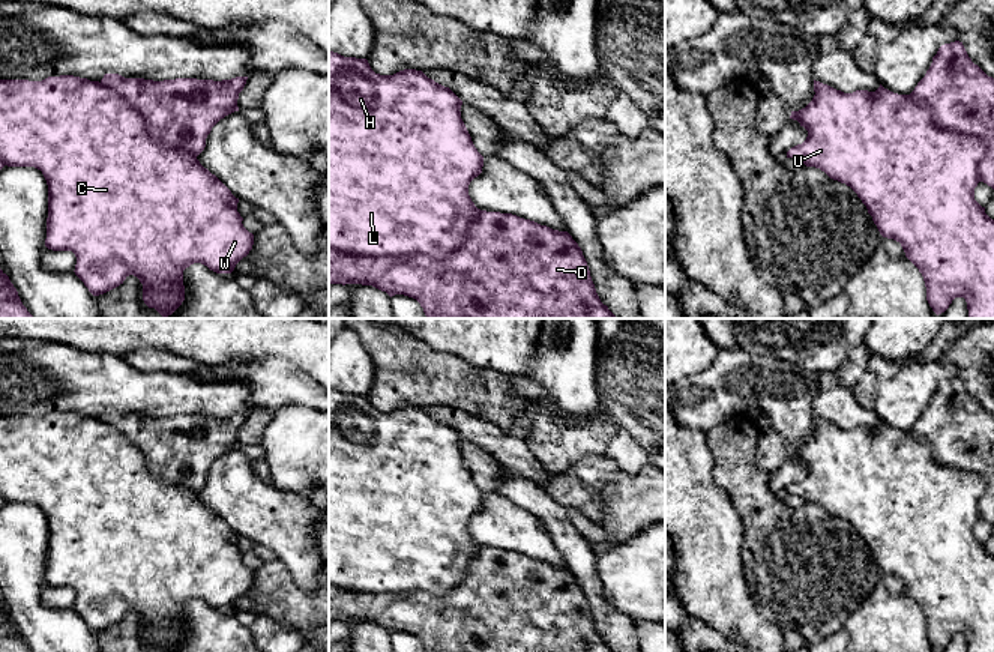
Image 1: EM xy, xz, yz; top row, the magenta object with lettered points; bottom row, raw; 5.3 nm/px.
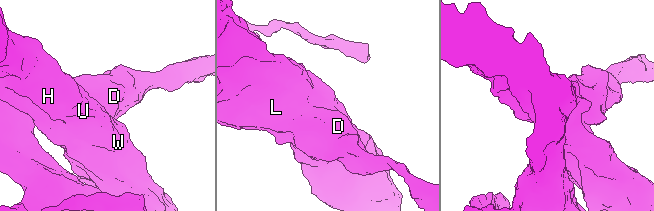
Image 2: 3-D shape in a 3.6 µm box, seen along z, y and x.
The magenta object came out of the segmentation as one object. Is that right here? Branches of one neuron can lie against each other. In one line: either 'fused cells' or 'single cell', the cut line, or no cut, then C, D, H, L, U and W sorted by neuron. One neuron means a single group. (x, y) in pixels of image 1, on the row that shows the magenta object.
fused cells; cut xz (481, 211), (464, 241), (440, 257), (356, 256), (329, 247); groups C H L U W / D

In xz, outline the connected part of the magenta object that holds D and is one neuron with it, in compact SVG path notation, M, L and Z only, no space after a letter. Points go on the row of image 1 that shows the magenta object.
M480 210L464 243L449 255L356 255L329 248L329 284L362 284L416 299L426 318L619 318L596 293L581 248L568 231L512 213Z

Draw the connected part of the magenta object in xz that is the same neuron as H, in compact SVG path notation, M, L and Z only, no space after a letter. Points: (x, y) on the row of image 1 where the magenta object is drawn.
M329 50L329 248L356 255L428 255L441 258L458 249L480 209L468 195L470 182L482 173L483 156L474 147L461 119L462 101L422 71L404 69L393 75L375 74L366 59L344 57Z

